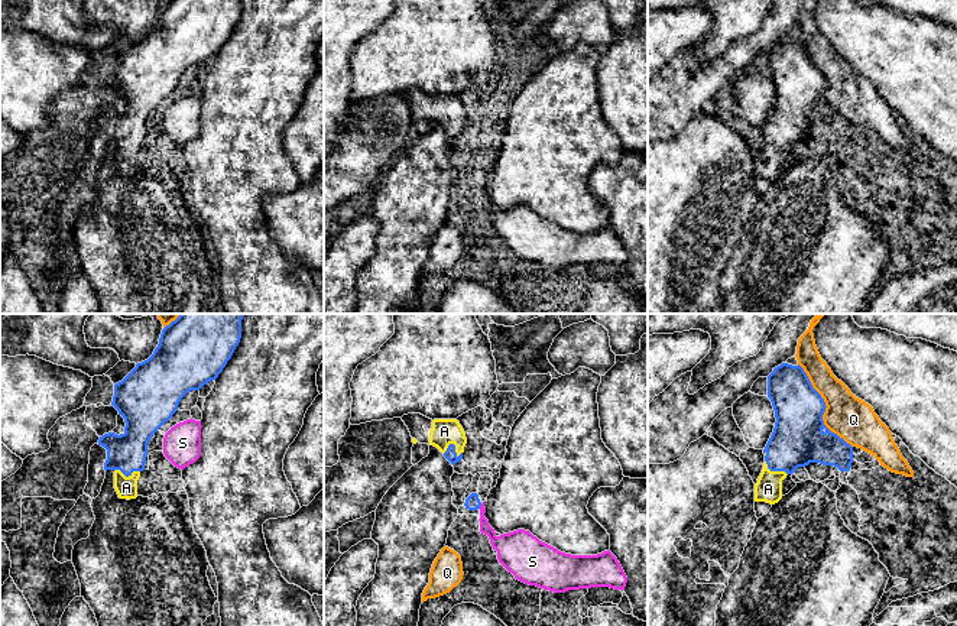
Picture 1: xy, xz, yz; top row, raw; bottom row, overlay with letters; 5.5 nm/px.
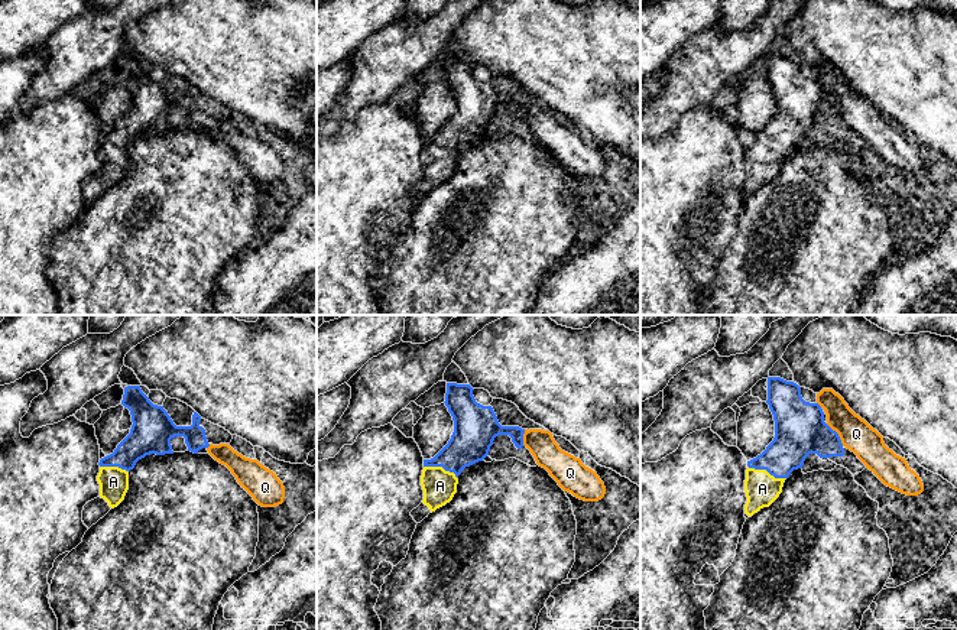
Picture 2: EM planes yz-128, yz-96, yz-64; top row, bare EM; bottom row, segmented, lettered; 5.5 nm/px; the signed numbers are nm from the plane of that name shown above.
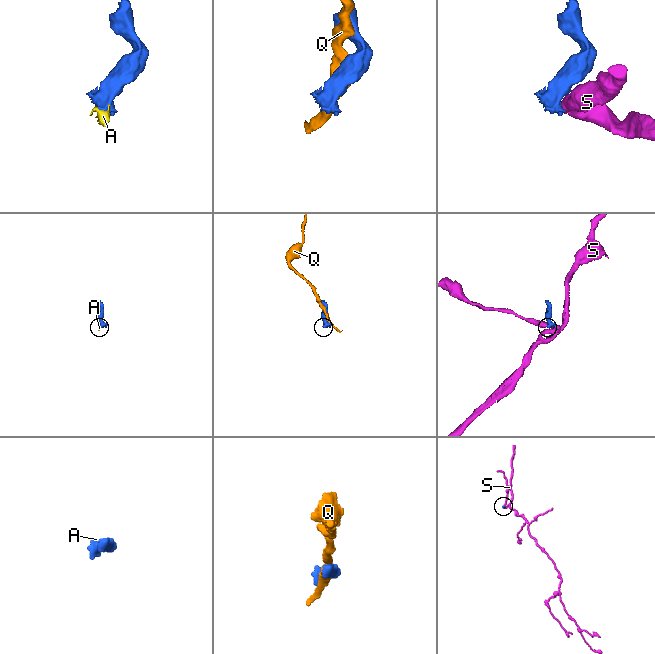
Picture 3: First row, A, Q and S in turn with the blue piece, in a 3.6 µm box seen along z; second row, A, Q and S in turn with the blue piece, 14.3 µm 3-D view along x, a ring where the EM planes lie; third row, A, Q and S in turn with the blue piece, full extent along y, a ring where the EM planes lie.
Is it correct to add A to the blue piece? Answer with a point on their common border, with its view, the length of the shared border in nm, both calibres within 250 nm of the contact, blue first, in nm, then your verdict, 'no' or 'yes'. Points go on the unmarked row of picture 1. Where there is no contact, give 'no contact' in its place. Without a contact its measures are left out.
xz (453, 120) | 110 nm | 70/140 nm | yes

